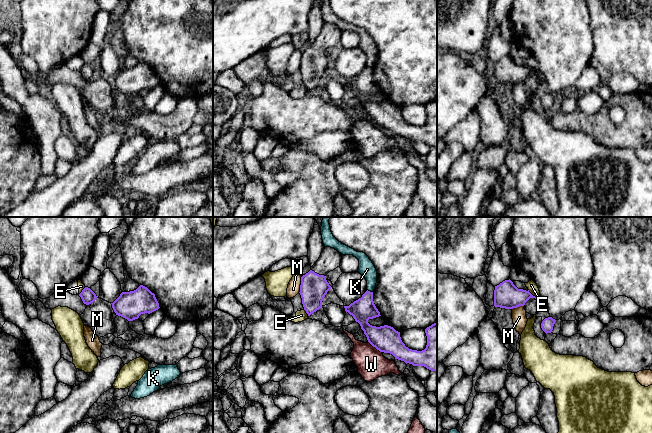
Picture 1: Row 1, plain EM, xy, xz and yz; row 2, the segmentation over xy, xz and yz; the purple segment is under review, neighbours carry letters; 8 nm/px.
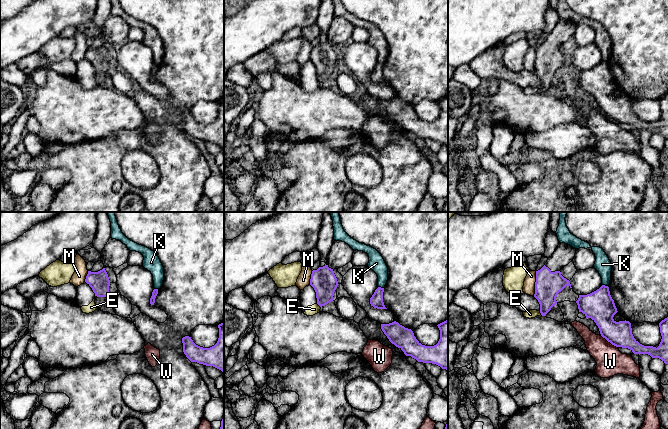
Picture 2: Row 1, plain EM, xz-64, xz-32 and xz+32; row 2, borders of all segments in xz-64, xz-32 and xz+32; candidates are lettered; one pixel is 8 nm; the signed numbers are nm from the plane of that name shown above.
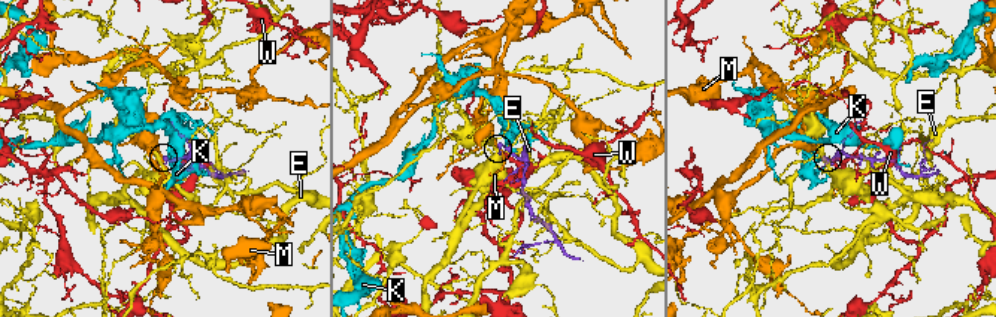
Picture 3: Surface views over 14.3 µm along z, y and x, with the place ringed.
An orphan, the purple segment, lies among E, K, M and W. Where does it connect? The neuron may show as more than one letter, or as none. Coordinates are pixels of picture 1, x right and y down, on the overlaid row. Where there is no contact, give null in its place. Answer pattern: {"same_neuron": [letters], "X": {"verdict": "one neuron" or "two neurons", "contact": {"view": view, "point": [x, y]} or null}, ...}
{"same_neuron": [], "E": {"verdict": "two neurons", "contact": {"view": "yz", "point": [532, 295]}}, "K": {"verdict": "two neurons", "contact": {"view": "xz", "point": [369, 291]}}, "M": {"verdict": "two neurons", "contact": {"view": "xz", "point": [301, 284]}}, "W": {"verdict": "two neurons", "contact": {"view": "xz", "point": [375, 347]}}}

